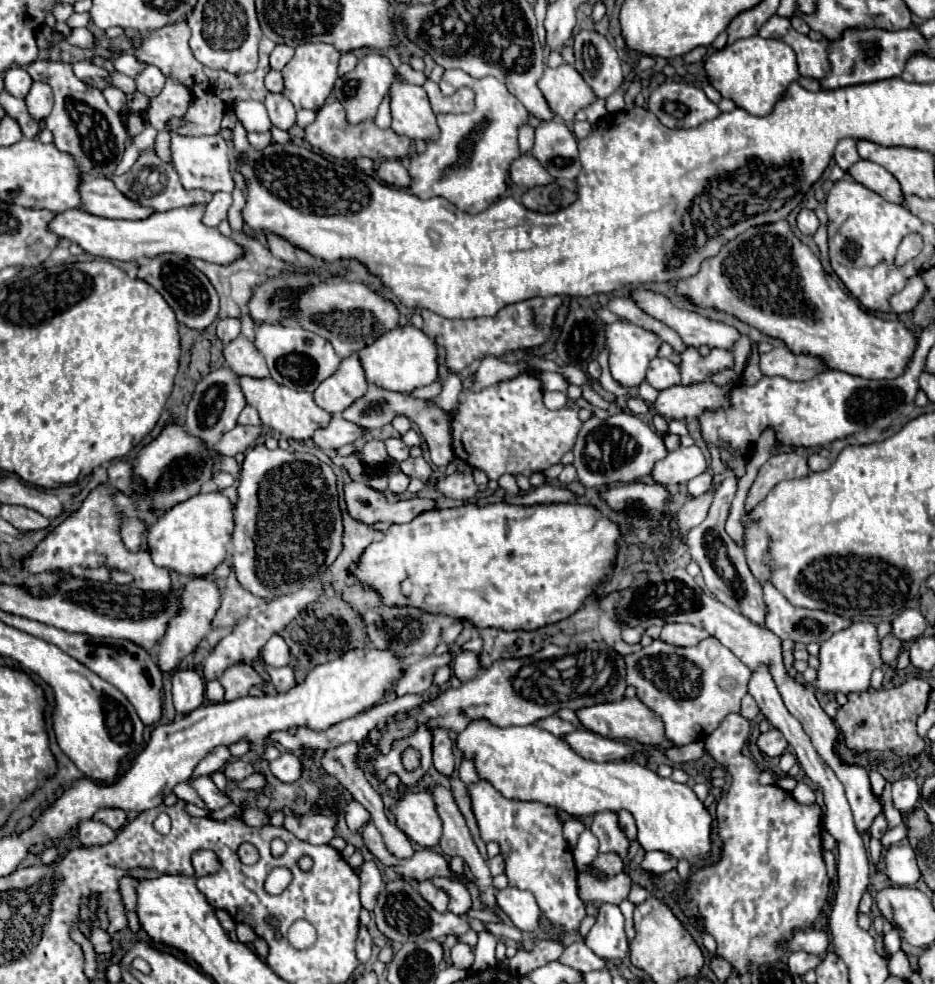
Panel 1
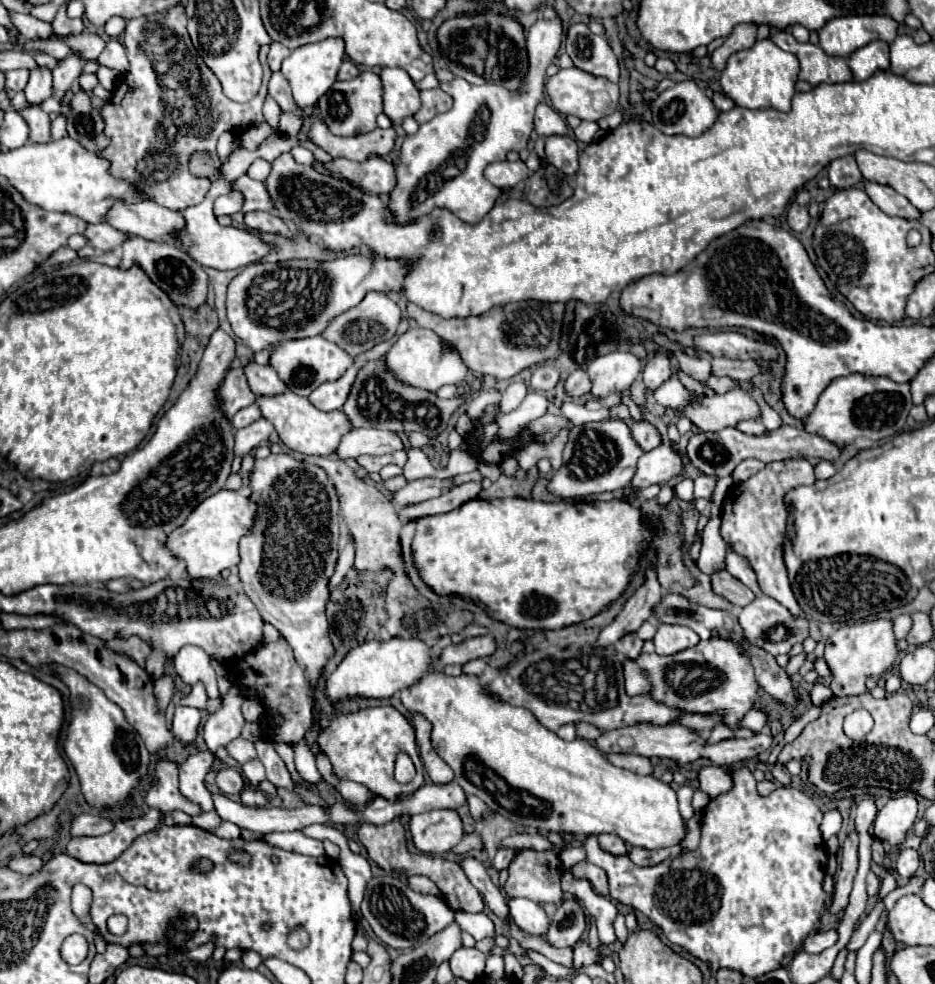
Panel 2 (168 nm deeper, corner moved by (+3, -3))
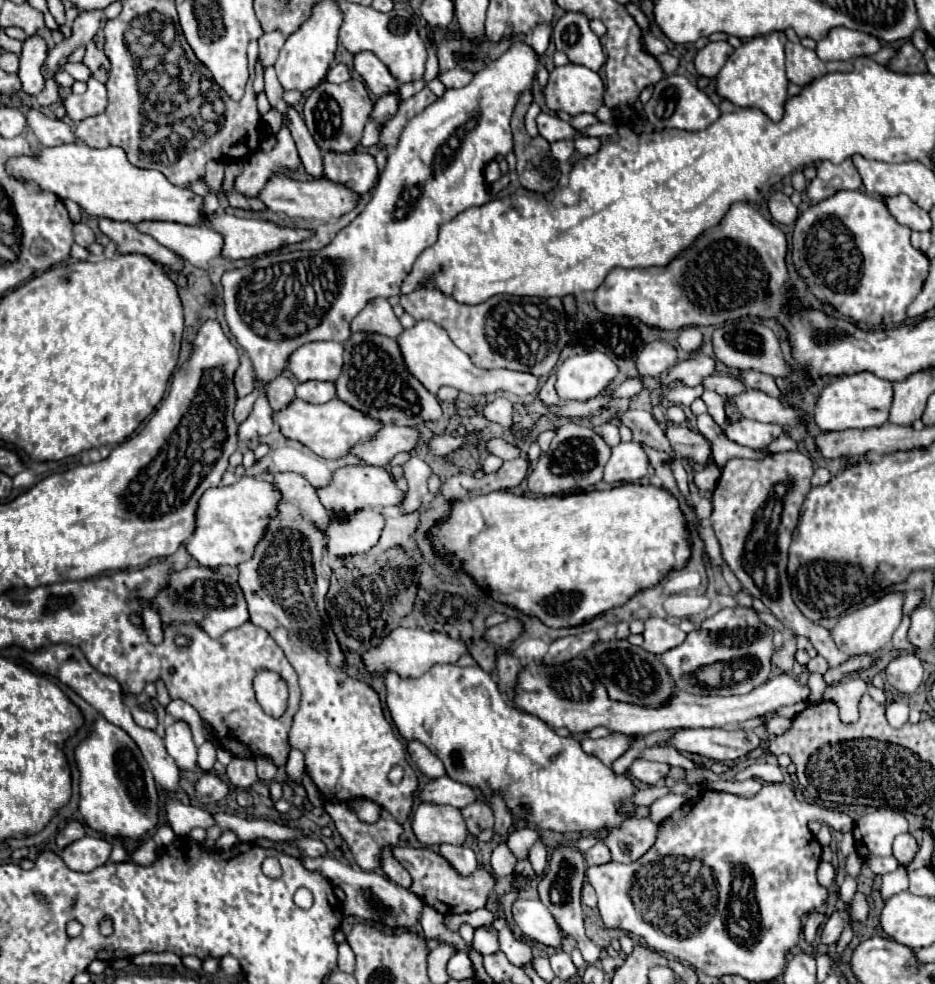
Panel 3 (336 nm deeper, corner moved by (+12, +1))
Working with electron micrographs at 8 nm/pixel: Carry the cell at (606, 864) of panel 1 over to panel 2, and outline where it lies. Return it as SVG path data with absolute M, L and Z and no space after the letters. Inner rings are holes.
M581 861L581 863L577 863L575 867L571 867L571 873L573 873L575 879L581 879L581 877L587 879L587 881L593 885L595 893L599 893L599 895L603 895L603 897L609 895L609 891L607 891L607 875L605 875L603 869L599 869L597 865L591 865L591 863L587 863L587 861Z

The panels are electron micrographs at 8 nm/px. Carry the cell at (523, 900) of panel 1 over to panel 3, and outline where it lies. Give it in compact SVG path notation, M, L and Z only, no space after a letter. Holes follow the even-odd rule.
M516 899L512 905L514 923L518 929L536 943L560 947L562 933L556 927L550 911L536 899Z

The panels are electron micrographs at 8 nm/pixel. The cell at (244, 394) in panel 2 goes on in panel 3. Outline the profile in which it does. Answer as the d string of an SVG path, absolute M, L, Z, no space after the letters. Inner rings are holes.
M248 355L240 357L240 365L234 375L234 385L236 385L238 397L244 397L254 391L254 371L252 371L252 361L248 359Z

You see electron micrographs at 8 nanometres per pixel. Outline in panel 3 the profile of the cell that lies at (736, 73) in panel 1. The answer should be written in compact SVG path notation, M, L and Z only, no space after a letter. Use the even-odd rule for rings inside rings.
M782 31L754 37L742 43L726 61L716 77L716 91L720 97L732 101L738 107L758 107L772 121L780 121L784 113L786 93L786 67L784 67L784 43L786 35Z

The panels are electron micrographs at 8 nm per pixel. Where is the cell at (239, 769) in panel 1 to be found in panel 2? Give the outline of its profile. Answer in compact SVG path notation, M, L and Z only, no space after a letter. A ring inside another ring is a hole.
M223 767L219 773L217 773L217 779L215 779L219 791L227 797L231 795L239 795L243 789L245 789L245 781L239 773L239 769L233 769L233 767Z

